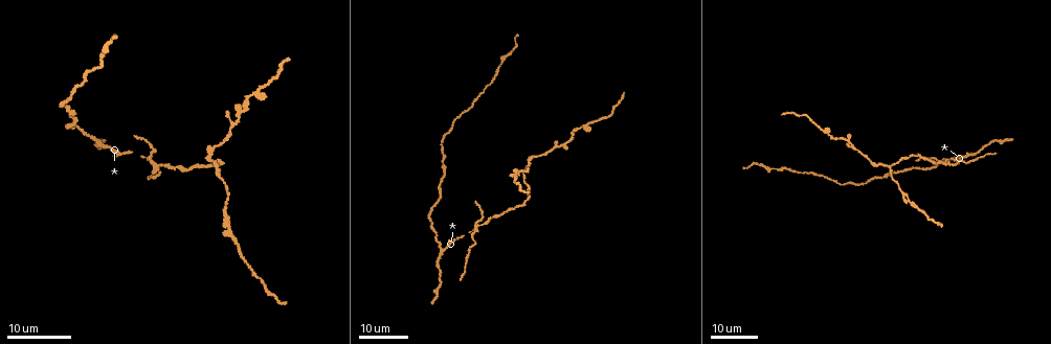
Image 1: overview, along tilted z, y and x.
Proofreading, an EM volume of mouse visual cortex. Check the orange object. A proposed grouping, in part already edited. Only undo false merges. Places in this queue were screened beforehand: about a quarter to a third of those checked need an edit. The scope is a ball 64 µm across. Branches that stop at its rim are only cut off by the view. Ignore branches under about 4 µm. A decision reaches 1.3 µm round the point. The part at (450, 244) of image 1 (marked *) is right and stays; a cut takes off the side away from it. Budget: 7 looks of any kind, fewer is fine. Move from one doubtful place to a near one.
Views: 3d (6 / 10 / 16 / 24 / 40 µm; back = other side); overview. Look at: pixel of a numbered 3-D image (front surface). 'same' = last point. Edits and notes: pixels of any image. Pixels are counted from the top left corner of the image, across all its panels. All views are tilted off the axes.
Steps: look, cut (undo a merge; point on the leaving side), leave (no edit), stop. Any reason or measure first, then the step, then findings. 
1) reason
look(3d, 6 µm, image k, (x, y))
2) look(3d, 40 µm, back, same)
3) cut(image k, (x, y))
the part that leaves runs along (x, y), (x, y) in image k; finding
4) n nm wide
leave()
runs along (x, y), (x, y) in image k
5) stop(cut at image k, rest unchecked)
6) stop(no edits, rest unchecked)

four arms meet
look(3d, 16 µm, image 1, (476, 224))

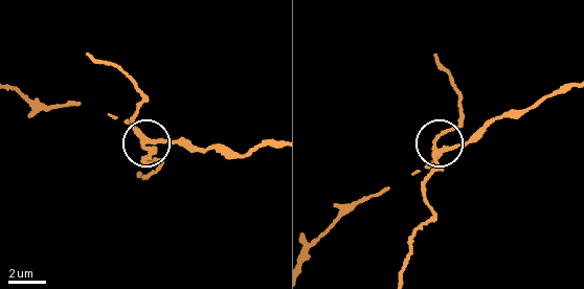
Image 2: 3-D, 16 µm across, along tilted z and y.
look(3d, 10 µm, image 2, (437, 149))

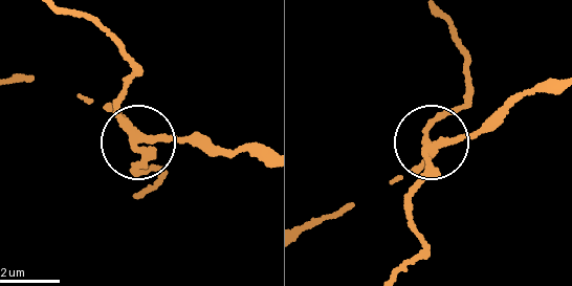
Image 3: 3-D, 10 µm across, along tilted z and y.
4 arms
cut(image 3, (134, 167))
the part that leaves runs along (132, 141), (141, 173), (158, 171), (147, 193) in image 3; a second cell is stuck on

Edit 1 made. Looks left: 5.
three-way junction
look(3d, 24 µm, image 1, (100, 145))

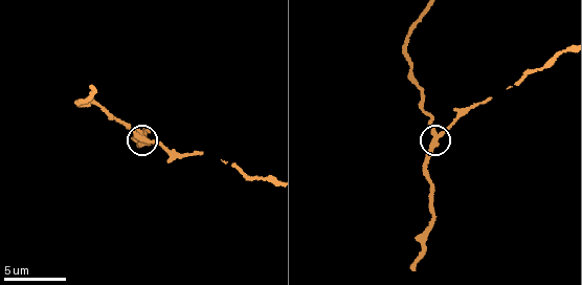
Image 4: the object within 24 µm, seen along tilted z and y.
look(3d, 6 µm, image 4, (434, 134))

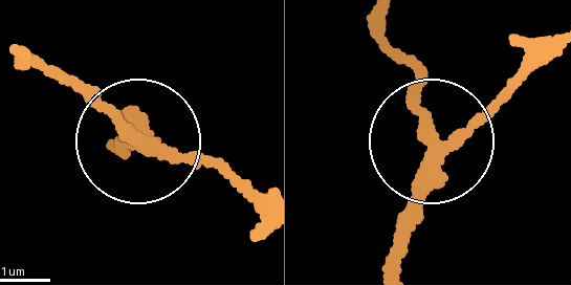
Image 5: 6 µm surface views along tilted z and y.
look(3d, 6 µm, back, image 5, (135, 142))

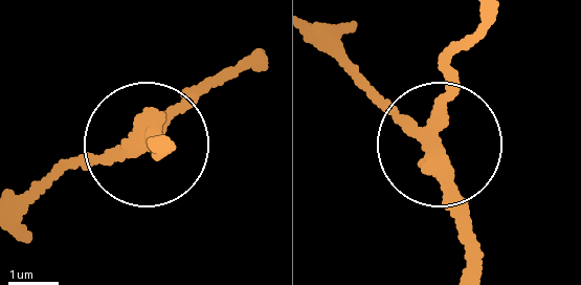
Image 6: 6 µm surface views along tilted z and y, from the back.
leave()
runs along (341, 59), (441, 144), (479, 260) in image 6; continuous, no second cell

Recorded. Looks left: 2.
three-way junction
look(3d, 24 µm, image 1, (209, 160))

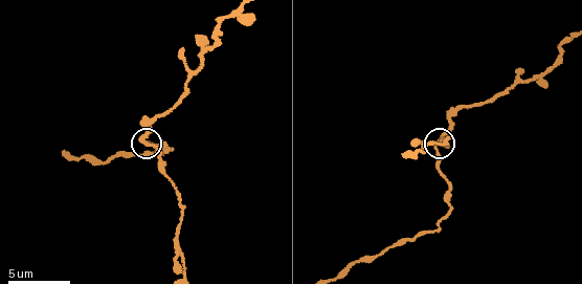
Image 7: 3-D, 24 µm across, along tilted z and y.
look(3d, 10 µm, image 7, (145, 139))

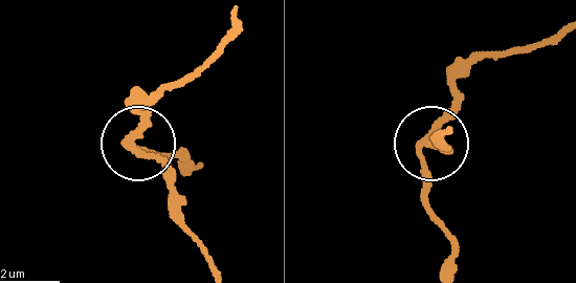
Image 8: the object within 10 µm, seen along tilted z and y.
side arm 30 µm; 3 arms
cut(image 8, (164, 178))
two cells meet here

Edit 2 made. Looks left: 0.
stop(cut at image 3, cut at image 8, rest unchecked)

